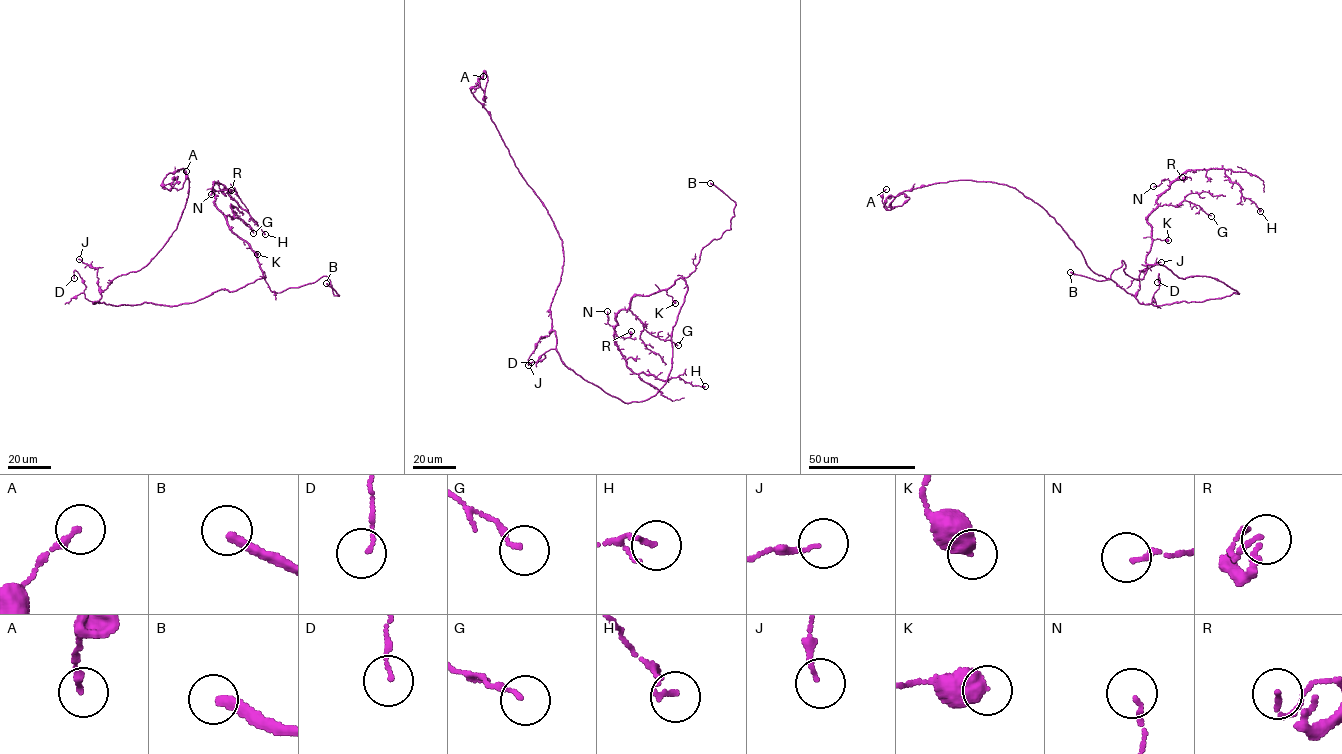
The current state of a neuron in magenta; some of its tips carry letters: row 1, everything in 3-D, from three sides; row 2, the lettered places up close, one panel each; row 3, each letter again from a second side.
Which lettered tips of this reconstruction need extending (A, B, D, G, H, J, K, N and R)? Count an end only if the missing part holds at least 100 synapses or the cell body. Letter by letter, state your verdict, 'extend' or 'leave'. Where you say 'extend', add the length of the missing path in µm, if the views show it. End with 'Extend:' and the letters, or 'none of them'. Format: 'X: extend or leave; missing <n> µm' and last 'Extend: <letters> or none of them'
A: leave
B: extend; missing 7 µm
D: leave
G: leave
H: leave
J: leave
K: leave
N: leave
R: leave
Extend: B

